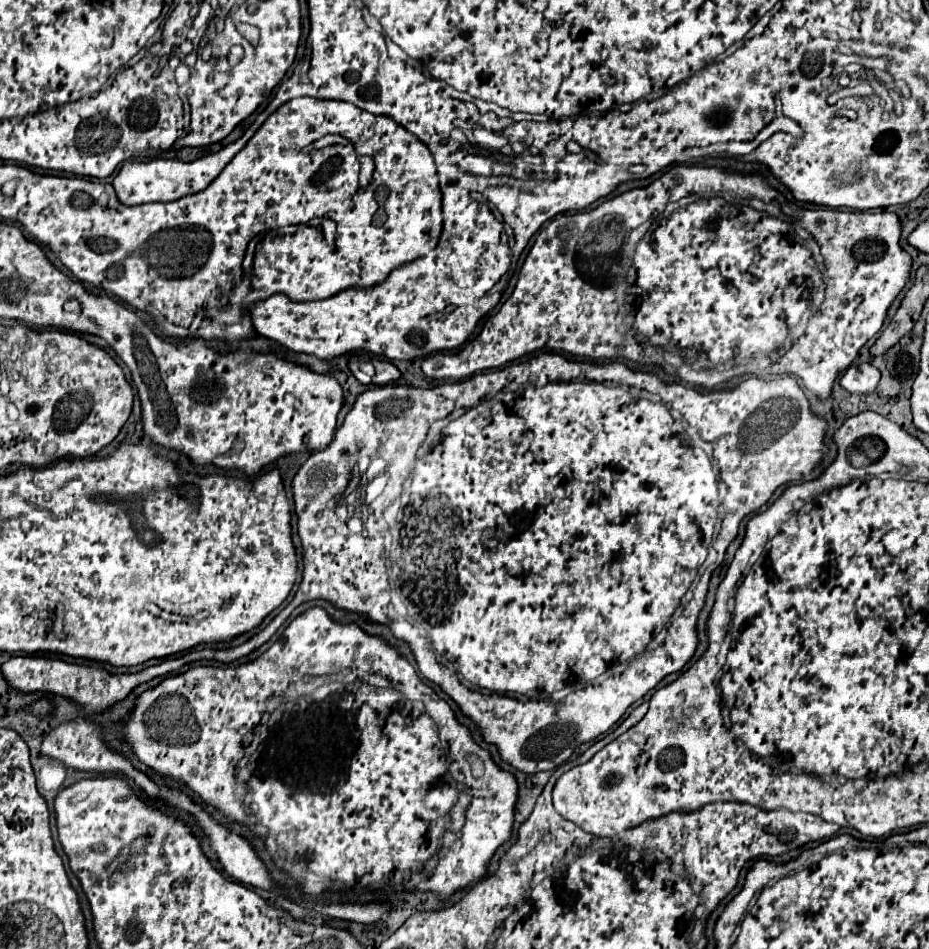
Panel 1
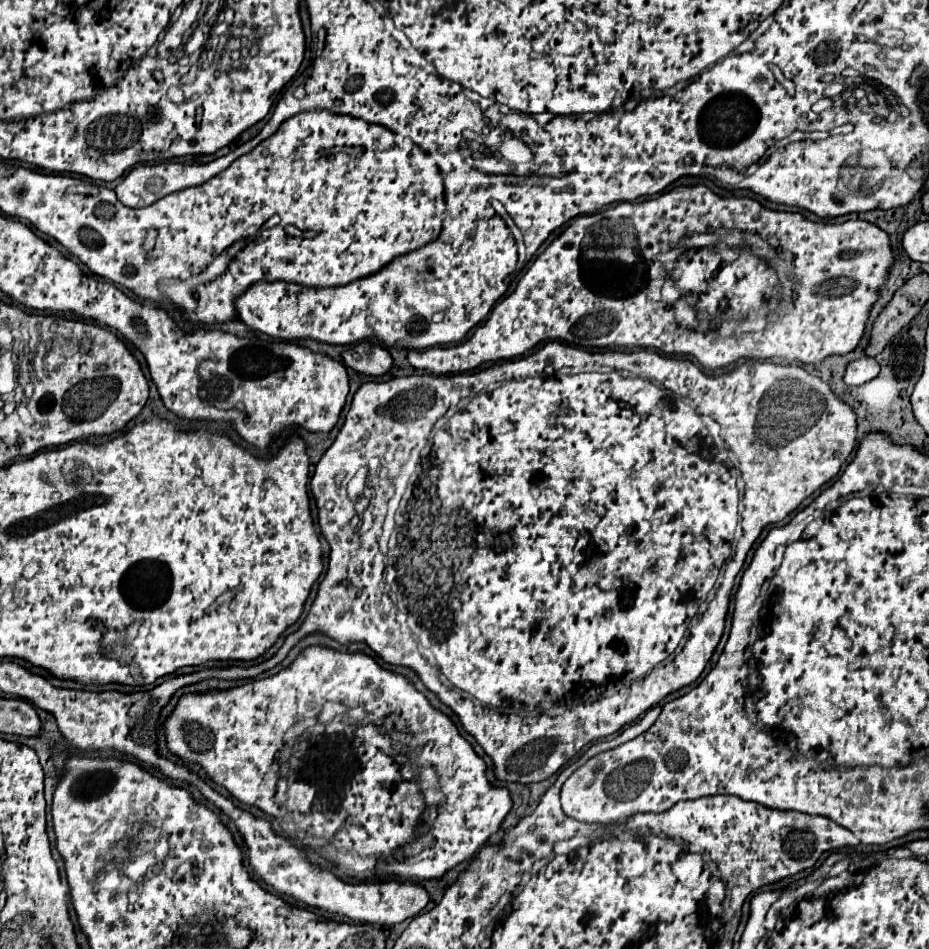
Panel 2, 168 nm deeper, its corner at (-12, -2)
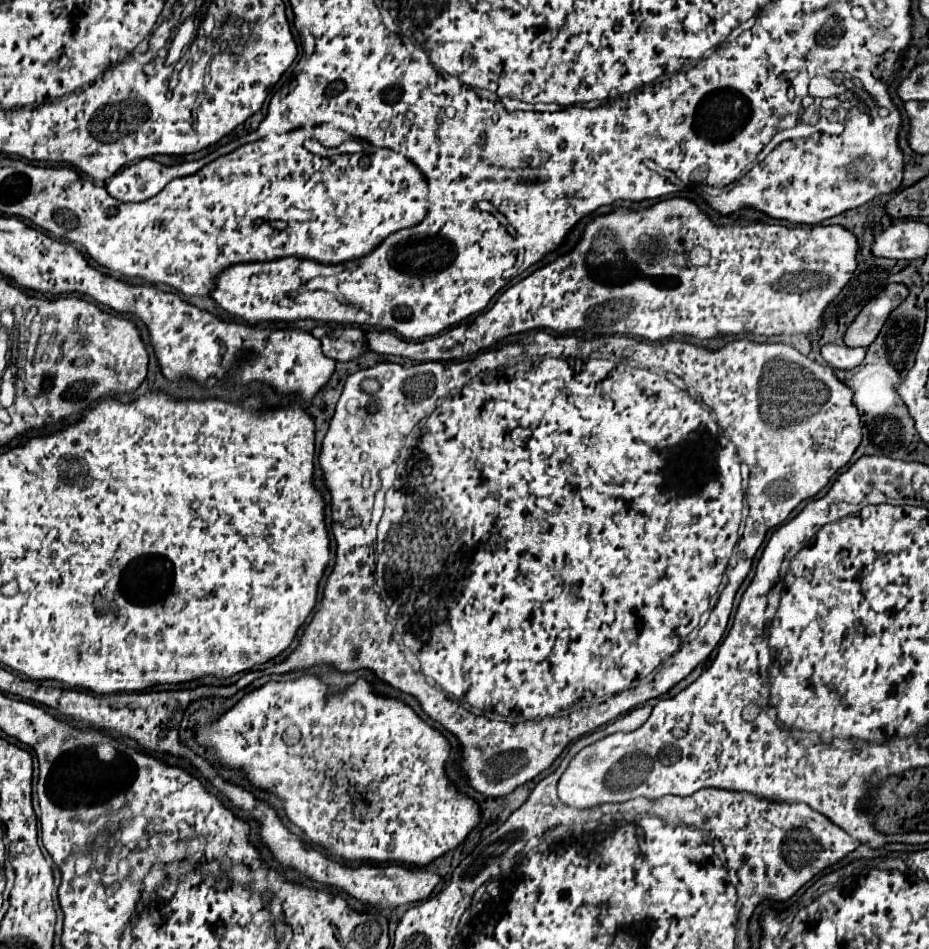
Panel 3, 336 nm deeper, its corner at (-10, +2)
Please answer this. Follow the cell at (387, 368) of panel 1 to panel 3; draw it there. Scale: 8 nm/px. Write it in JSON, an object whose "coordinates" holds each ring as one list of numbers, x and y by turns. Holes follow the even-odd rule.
{"coordinates":[[318,325,310,331,322,341,322,351,334,361,350,361,364,353,364,333,358,326]]}

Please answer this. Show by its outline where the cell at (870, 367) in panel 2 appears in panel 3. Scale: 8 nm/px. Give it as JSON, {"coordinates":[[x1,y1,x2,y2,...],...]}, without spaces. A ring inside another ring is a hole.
{"coordinates":[[826,343,820,349,820,353,826,359,826,363,834,369,854,369,862,363,866,349,852,349,852,347,846,347,846,345]]}

